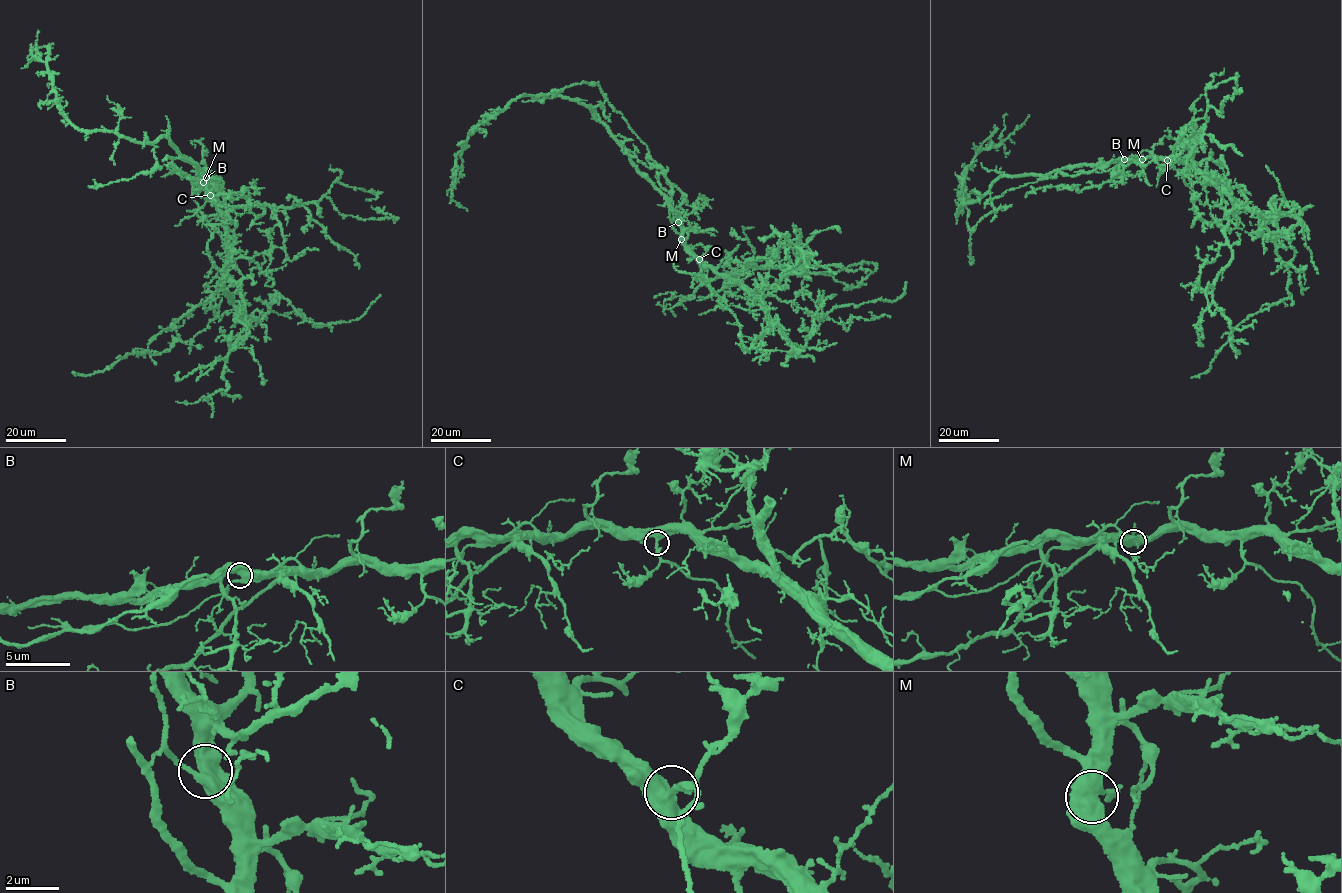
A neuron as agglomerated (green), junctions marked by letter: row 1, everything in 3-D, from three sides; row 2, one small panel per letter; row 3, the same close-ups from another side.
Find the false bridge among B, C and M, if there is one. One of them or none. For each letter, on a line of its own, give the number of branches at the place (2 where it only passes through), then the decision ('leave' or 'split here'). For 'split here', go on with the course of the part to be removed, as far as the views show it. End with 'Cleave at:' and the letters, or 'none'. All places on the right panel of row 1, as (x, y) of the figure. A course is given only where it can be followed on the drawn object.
B: branches 3; leave
C: branches 3; leave
M: branches 3; leave
Cleave at: none

